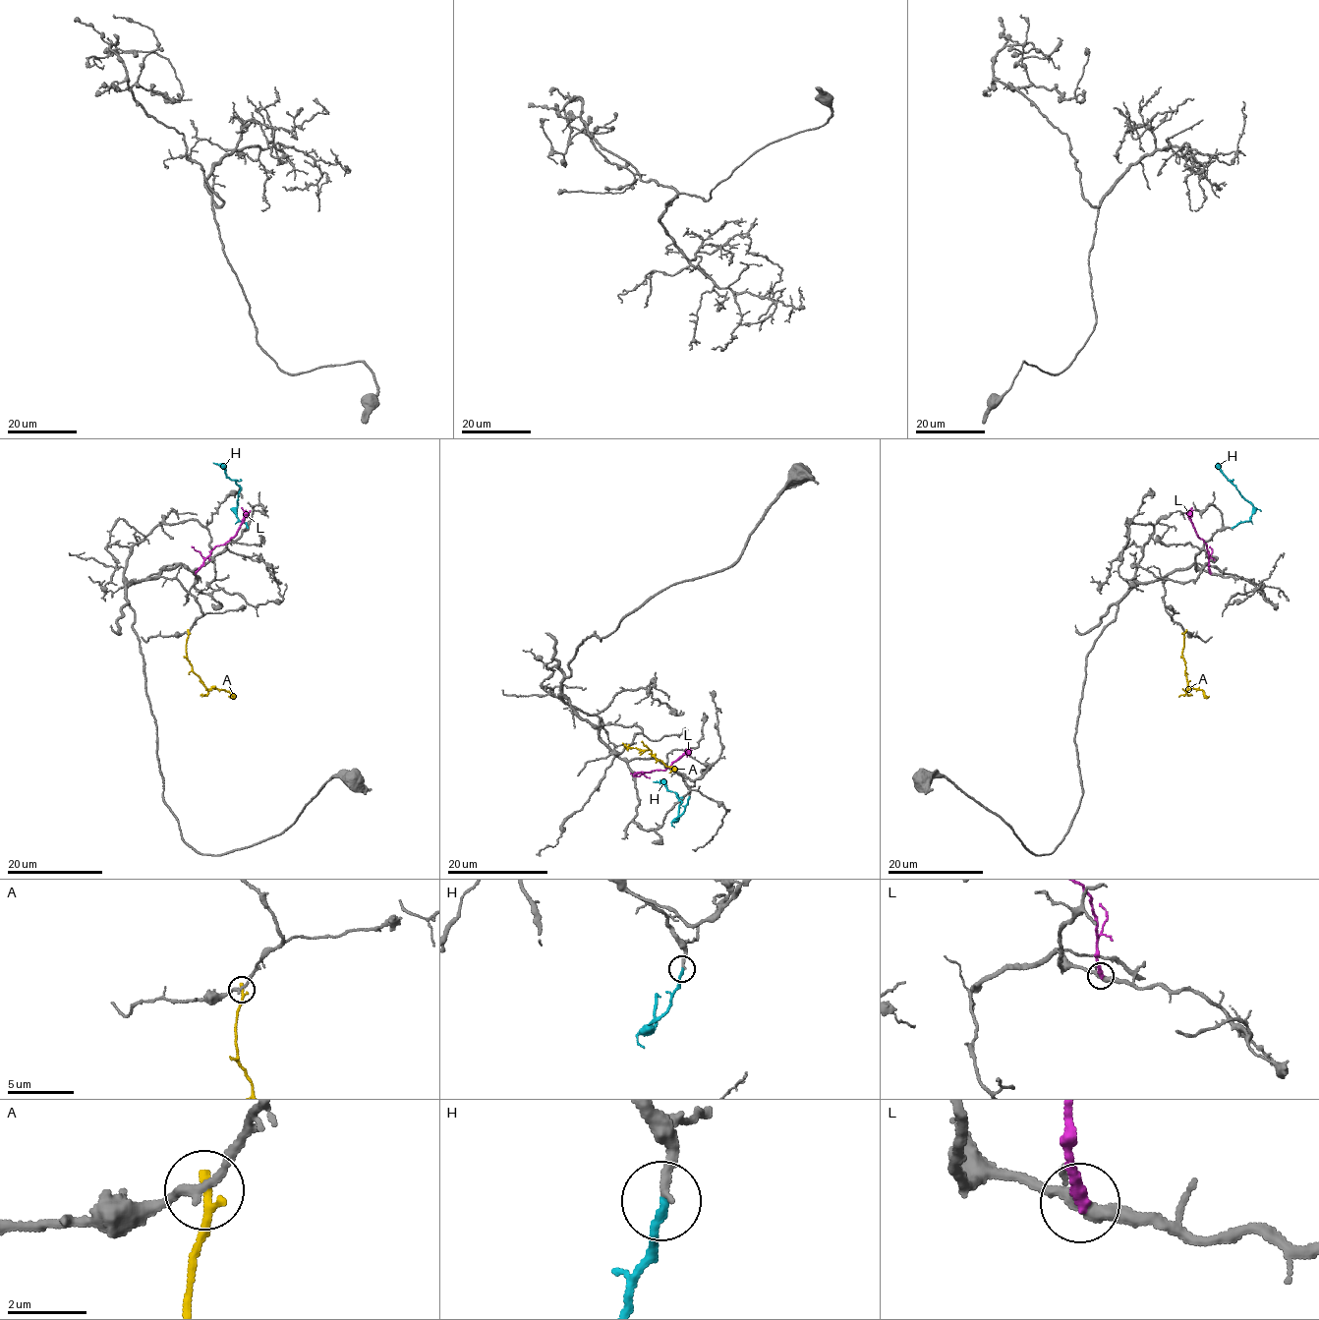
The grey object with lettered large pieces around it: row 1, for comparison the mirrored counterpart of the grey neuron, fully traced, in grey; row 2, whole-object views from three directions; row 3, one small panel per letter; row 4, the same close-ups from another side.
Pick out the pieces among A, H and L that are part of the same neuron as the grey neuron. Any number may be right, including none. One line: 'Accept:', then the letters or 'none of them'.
Accept: H

